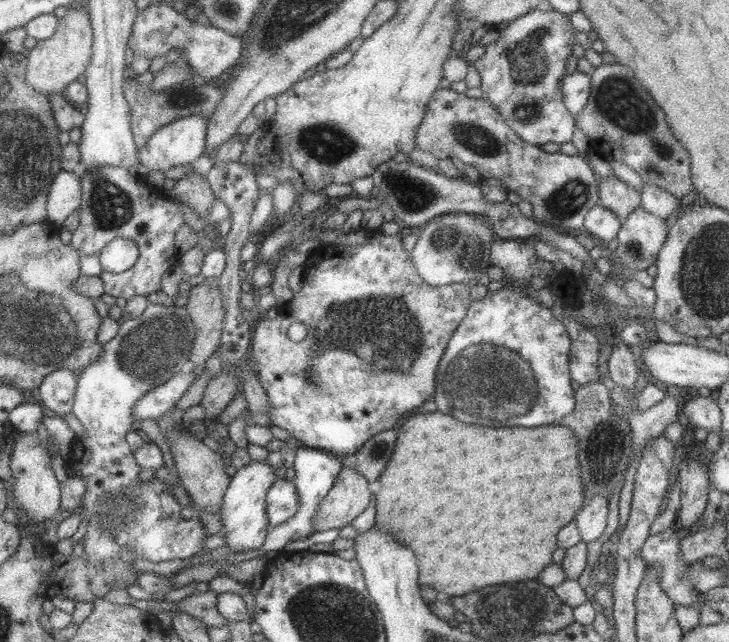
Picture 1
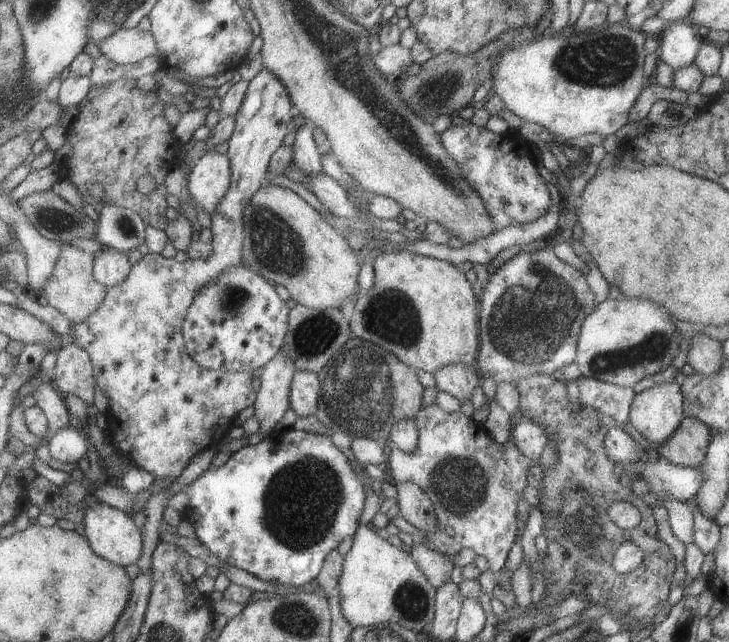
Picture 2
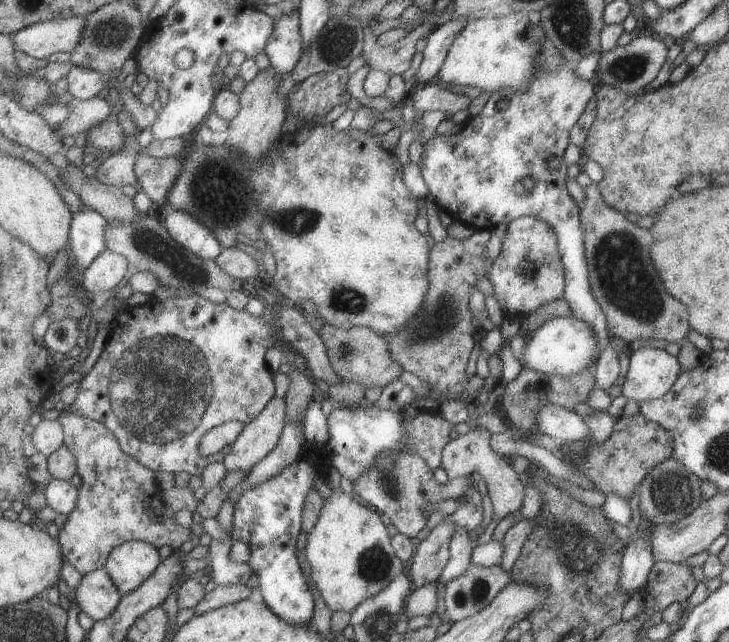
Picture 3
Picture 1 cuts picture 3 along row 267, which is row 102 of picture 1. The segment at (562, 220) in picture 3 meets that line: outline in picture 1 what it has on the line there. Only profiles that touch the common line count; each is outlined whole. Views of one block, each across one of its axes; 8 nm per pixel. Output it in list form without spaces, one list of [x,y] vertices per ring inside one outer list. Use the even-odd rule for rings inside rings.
[[[573,71],[562,77],[562,92],[564,104],[574,115],[578,115],[589,101],[591,93],[592,73]]]

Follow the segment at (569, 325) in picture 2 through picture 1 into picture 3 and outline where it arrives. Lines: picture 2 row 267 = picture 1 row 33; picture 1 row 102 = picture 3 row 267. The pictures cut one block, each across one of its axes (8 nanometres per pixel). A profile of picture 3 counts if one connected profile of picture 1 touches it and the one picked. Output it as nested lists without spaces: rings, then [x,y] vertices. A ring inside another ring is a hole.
[[[523,216],[509,222],[501,252],[486,274],[495,290],[504,316],[521,322],[542,304],[563,298],[565,268],[554,229],[541,218]]]

